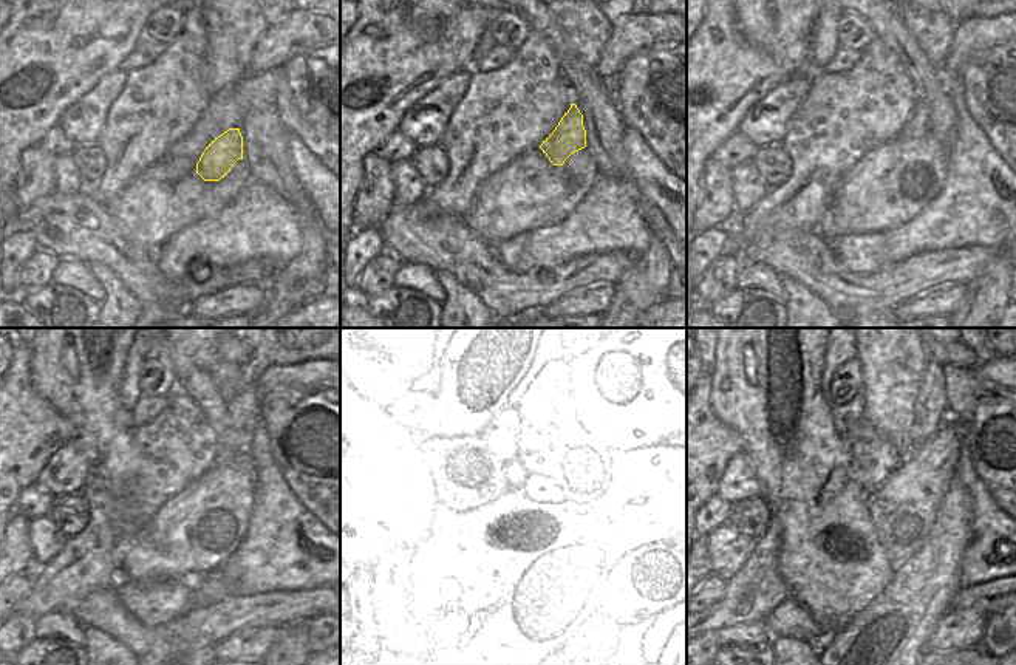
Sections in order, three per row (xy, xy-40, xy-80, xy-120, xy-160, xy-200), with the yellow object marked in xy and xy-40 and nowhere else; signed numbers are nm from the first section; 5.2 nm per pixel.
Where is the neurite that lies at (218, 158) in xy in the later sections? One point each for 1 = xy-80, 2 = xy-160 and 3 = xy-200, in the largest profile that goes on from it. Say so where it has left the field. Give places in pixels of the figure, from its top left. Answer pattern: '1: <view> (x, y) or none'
1: xy-80 (917, 124)
2: xy-160 (582, 422)
3: xy-200 (931, 405)

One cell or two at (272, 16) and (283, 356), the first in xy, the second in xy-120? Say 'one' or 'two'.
two

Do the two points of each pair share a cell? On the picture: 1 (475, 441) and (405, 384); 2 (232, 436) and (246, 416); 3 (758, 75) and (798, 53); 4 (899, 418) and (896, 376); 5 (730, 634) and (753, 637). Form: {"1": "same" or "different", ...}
{"1": "same", "2": "same", "3": "different", "4": "same", "5": "same"}

